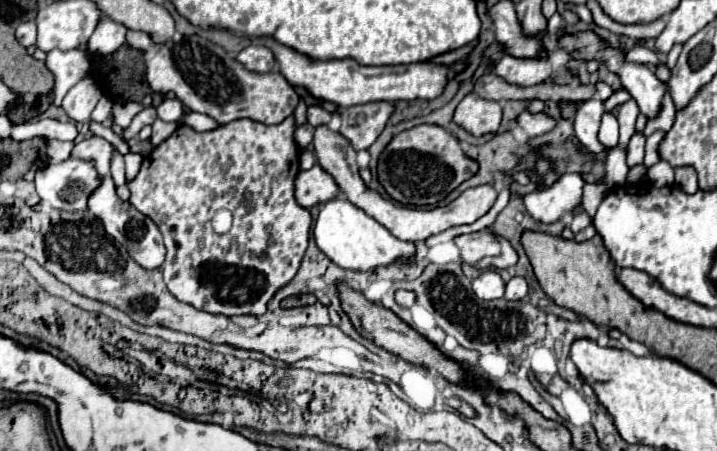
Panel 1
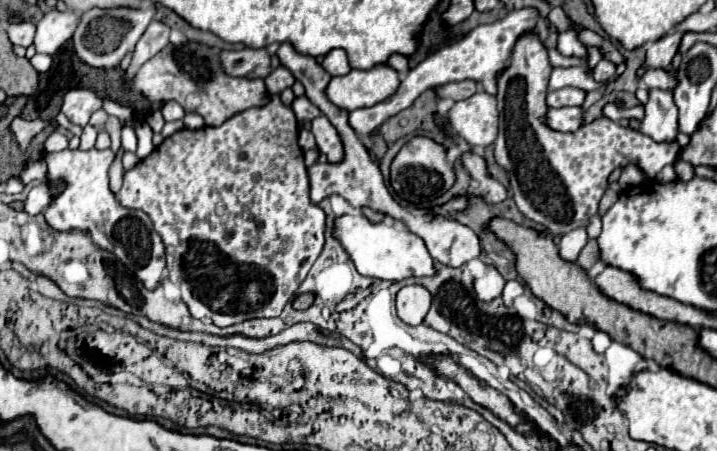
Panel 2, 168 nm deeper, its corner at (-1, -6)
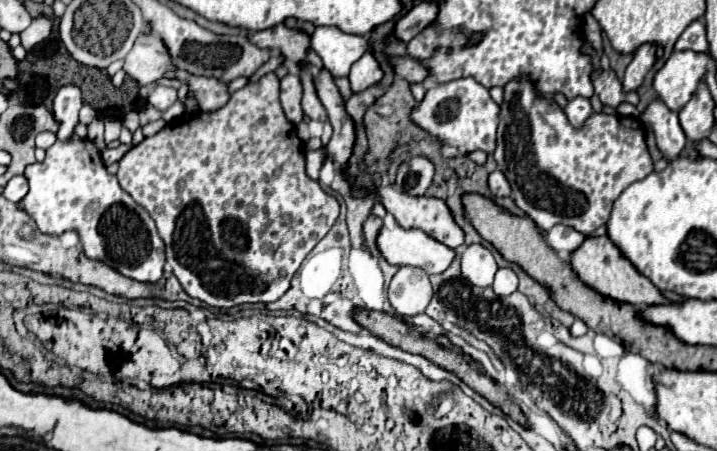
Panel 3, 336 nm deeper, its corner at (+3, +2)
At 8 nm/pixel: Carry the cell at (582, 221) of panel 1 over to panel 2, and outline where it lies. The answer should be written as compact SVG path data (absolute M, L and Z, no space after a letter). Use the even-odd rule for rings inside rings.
M575 228L567 234L561 236L561 242L559 242L559 254L563 260L567 262L577 262L577 256L579 252L583 250L583 246L587 244L587 232L585 228Z

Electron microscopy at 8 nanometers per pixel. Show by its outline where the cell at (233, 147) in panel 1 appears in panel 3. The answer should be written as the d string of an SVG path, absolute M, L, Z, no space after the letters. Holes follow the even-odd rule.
M271 72L265 74L261 80L247 84L245 88L233 92L231 100L215 110L215 112L187 112L185 116L179 116L175 120L171 120L161 132L157 132L155 136L145 138L141 144L133 146L119 162L119 172L117 172L119 184L121 188L137 202L141 204L149 216L155 220L159 236L165 242L165 254L167 254L167 262L173 268L173 274L177 276L177 280L181 282L183 290L191 296L197 298L201 302L205 302L211 308L221 308L221 310L229 310L233 306L241 306L241 304L257 304L257 302L275 302L279 300L291 286L291 280L295 276L295 272L299 270L301 262L305 260L305 256L315 248L315 244L331 230L331 226L335 224L337 216L339 216L339 202L325 194L319 186L319 182L311 180L305 174L305 146L297 136L295 126L285 118L281 102L279 102L279 78Z

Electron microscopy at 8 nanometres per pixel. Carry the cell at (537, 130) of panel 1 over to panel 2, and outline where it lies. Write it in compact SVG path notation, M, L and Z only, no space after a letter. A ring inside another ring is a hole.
M573 106L573 108L549 108L547 124L553 130L575 132L583 124L583 108L581 106Z

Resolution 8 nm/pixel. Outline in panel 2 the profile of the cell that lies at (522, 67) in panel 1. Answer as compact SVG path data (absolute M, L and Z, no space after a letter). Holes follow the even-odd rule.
M525 34L515 42L509 64L501 78L497 80L497 108L499 108L499 136L495 144L495 162L507 172L513 200L521 214L531 218L533 222L543 224L553 236L563 236L579 226L587 226L589 220L597 214L601 196L609 188L609 174L615 168L623 168L627 164L637 164L647 180L653 180L663 166L673 164L679 144L659 144L649 136L625 128L609 118L597 118L591 124L583 124L575 134L563 134L547 126L547 82L551 74L551 64L545 46L535 34Z

